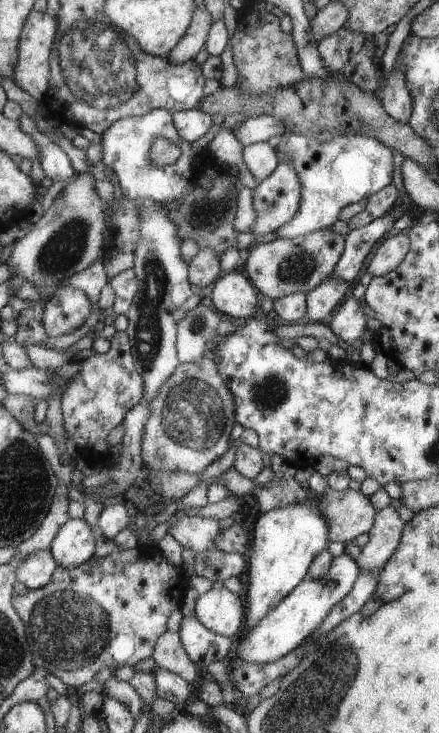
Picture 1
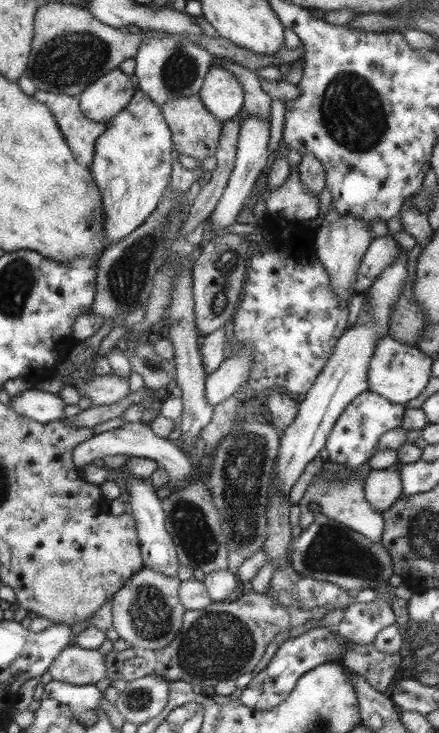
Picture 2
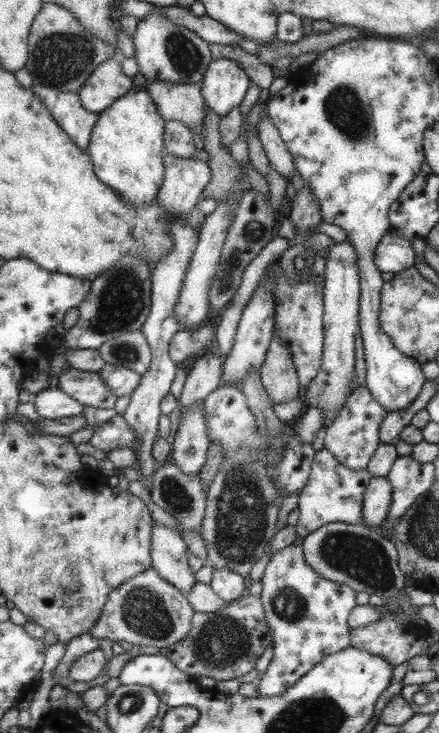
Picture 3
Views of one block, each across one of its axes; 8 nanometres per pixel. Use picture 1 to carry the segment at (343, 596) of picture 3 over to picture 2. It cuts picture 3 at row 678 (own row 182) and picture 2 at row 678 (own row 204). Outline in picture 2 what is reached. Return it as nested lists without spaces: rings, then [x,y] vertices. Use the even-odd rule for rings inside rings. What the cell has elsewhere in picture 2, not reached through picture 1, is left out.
[[[329,626],[311,627],[307,632],[283,641],[265,668],[248,682],[238,696],[238,700],[246,705],[246,708],[254,710],[267,710],[277,706],[288,697],[303,674],[330,661],[330,656],[335,655],[342,658],[340,652],[344,642],[345,638],[334,634],[333,629]]]

